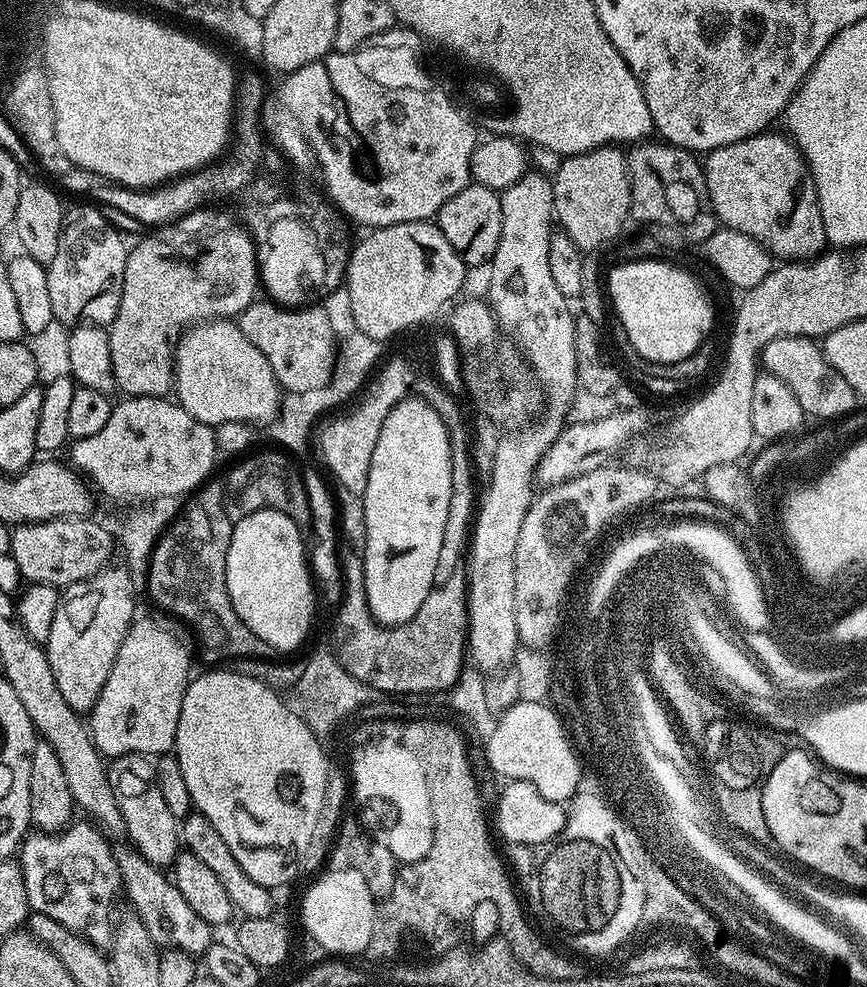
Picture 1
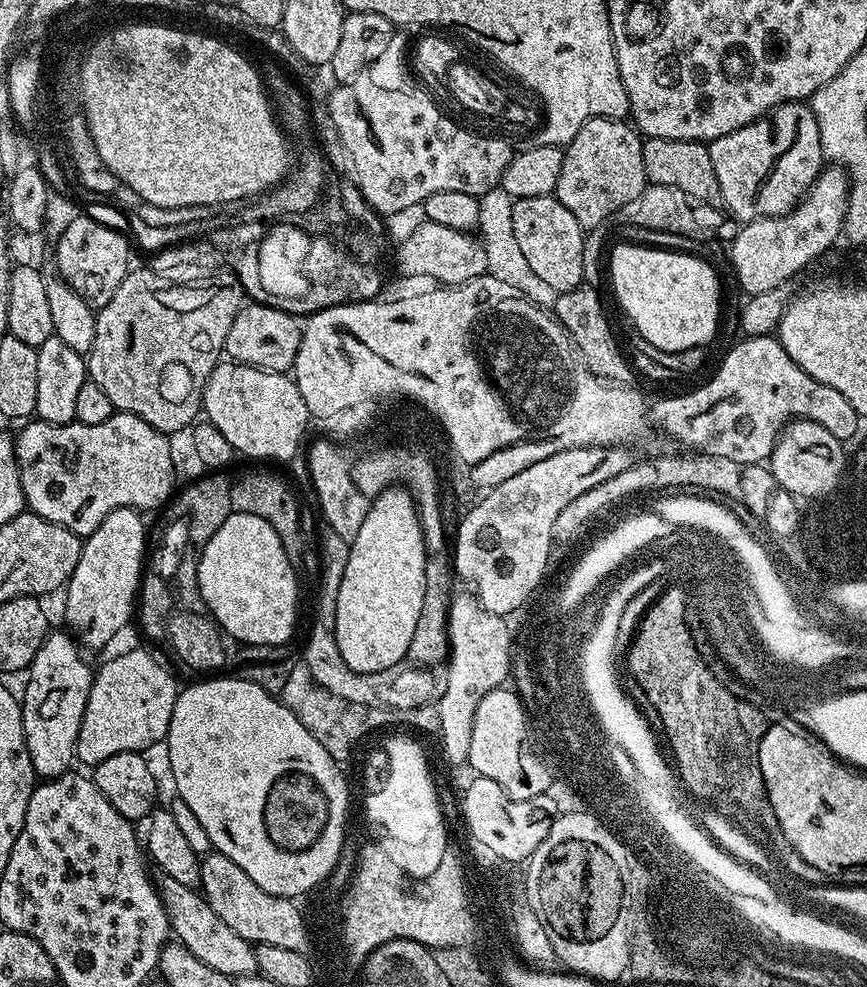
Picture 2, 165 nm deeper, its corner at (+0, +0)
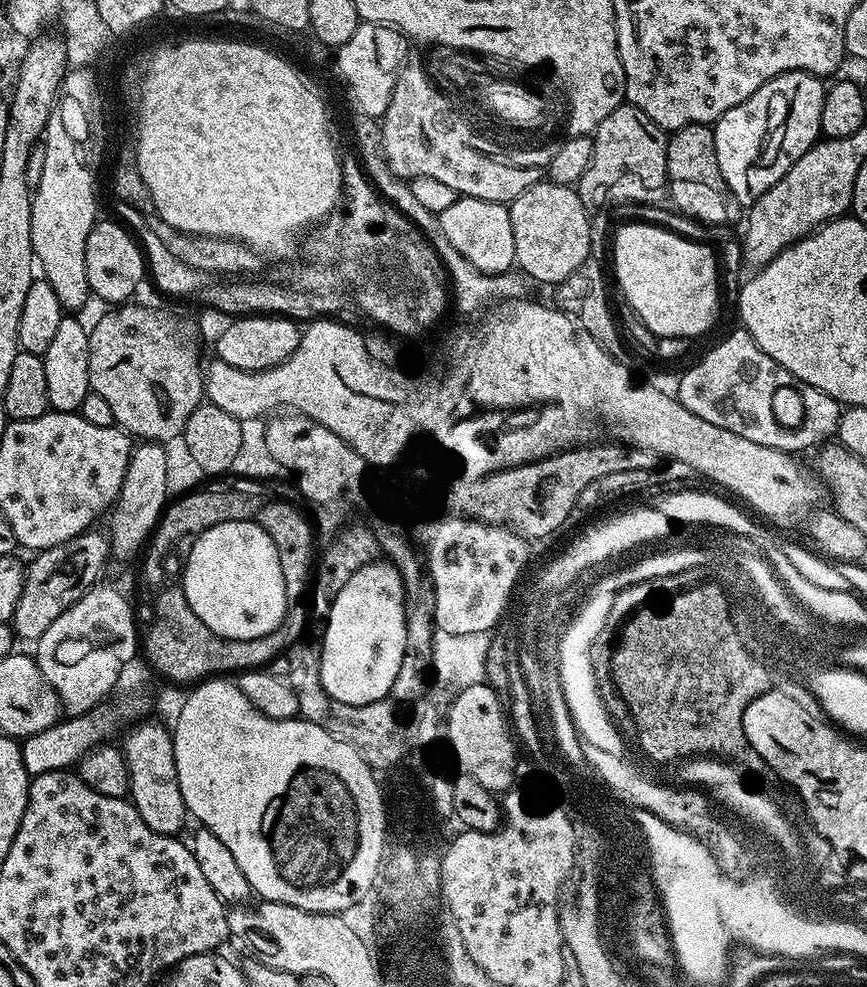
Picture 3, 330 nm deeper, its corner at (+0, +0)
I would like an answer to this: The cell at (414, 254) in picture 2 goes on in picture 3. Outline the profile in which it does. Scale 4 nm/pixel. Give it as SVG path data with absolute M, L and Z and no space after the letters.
M457 196L456 201L438 215L442 230L445 231L451 245L478 270L486 275L513 271L516 264L514 226L510 226L510 214L505 205L486 202L482 198Z

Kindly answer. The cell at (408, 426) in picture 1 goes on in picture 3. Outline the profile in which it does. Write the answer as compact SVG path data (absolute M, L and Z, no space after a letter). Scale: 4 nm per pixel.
M371 562L362 565L342 585L336 597L332 598L329 614L322 624L324 641L318 644L318 663L322 690L346 706L366 706L370 702L389 699L394 678L402 666L403 652L406 650L407 614L403 580L391 563Z

